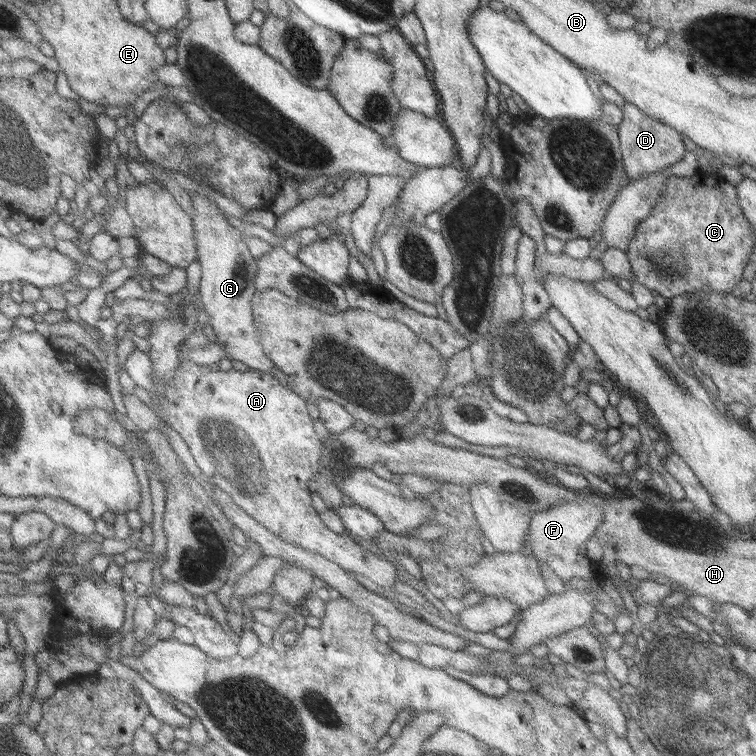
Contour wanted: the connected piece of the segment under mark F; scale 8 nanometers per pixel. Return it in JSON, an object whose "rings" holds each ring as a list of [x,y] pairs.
{"rings":[[[559,502],[553,508],[533,513],[529,519],[527,544],[532,557],[551,568],[551,572],[566,585],[571,578],[591,582],[593,565],[584,555],[585,542],[603,521],[603,510],[587,502]]]}

